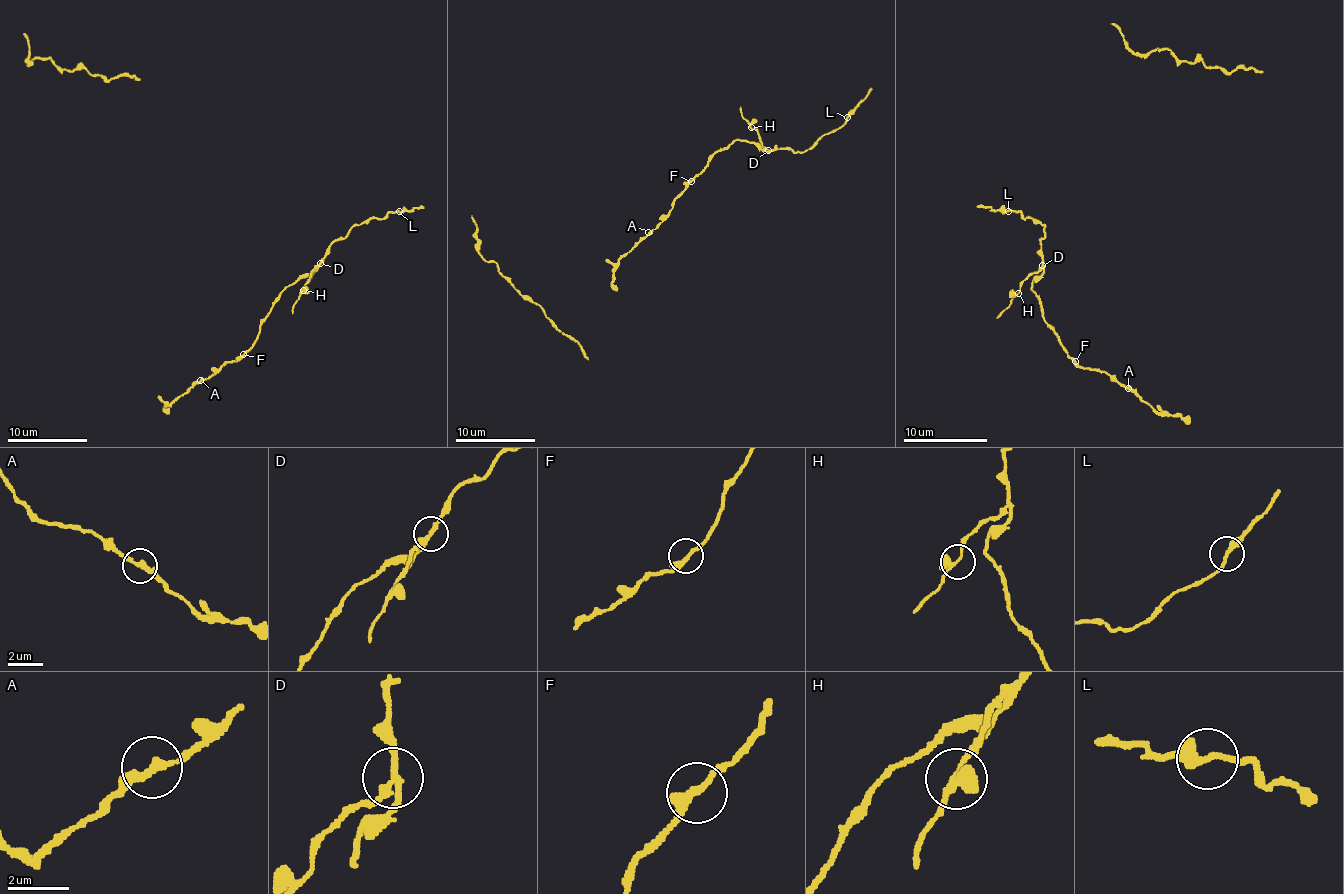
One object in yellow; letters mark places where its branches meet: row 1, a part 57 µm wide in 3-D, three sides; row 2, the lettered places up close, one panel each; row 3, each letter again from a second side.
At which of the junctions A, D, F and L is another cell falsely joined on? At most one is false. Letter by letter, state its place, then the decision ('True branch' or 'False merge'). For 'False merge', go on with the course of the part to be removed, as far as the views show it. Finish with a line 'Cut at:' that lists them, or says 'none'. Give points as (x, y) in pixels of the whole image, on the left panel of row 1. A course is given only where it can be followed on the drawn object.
A: Place: (200, 380). True branch
D: Place: (320, 263). False merge. Course of the part to remove: (321, 264), (311, 274), (293, 314)
F: Place: (243, 354). True branch
L: Place: (399, 211). True branch
Cut at: D

